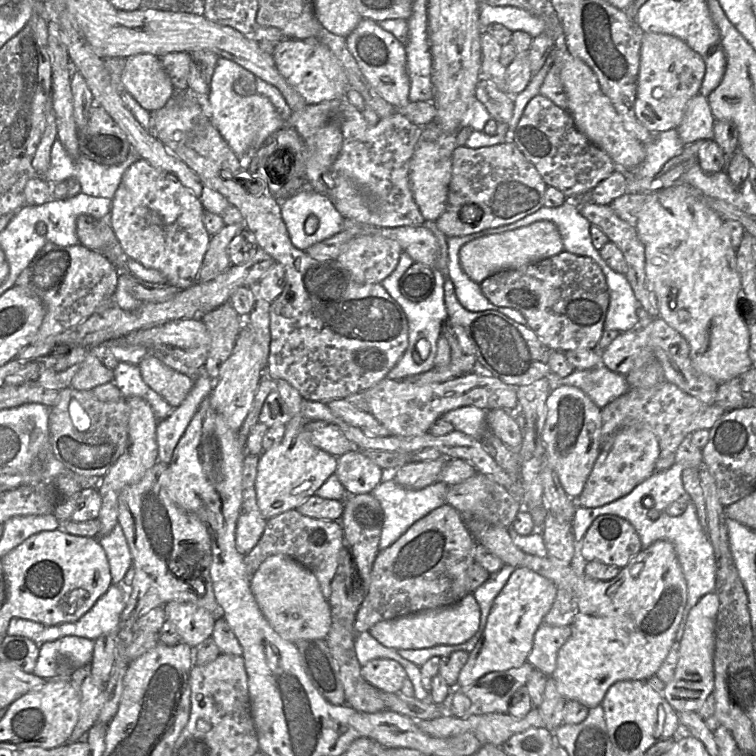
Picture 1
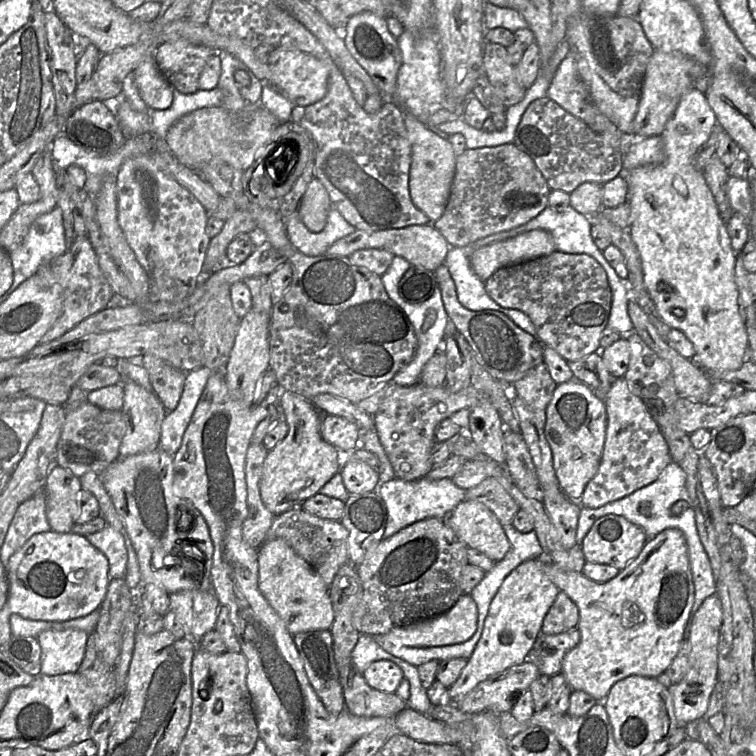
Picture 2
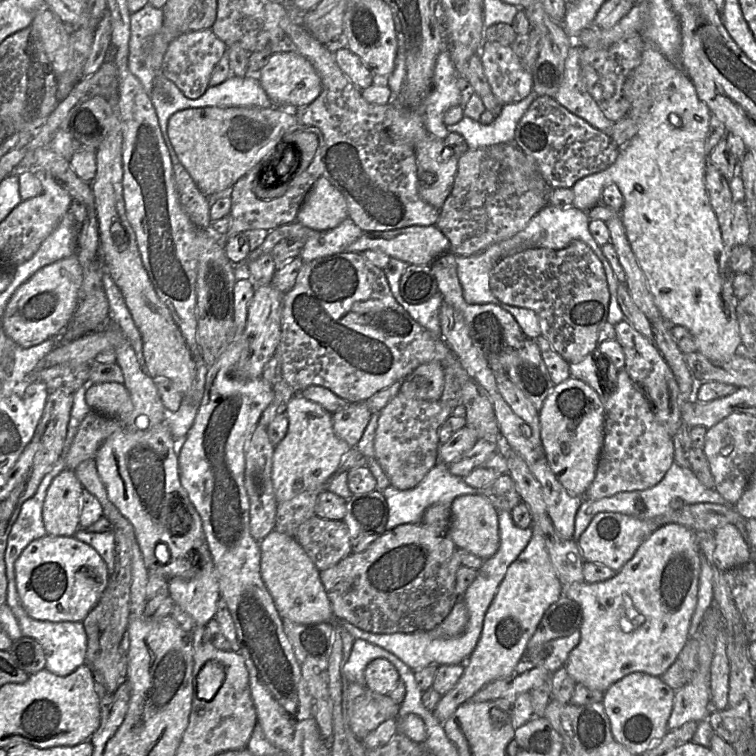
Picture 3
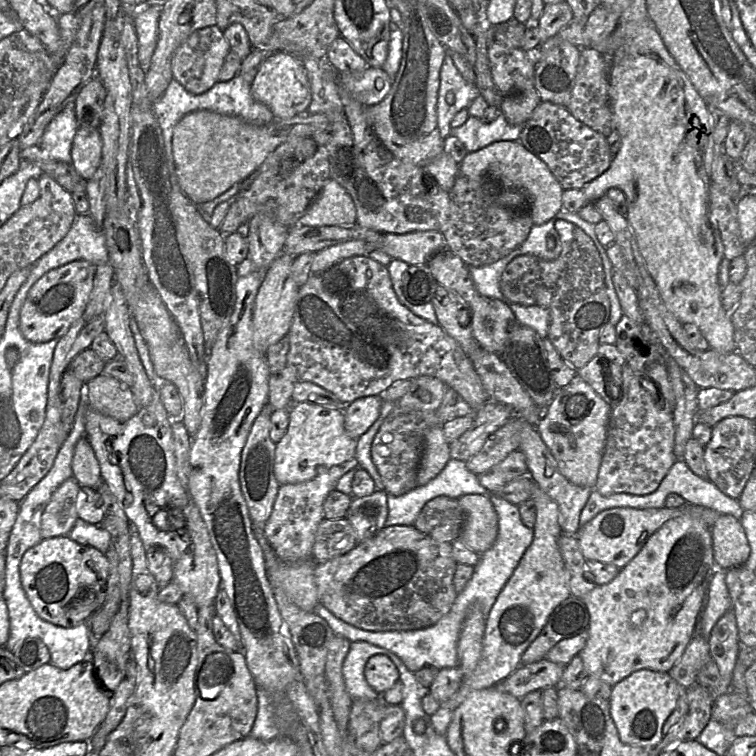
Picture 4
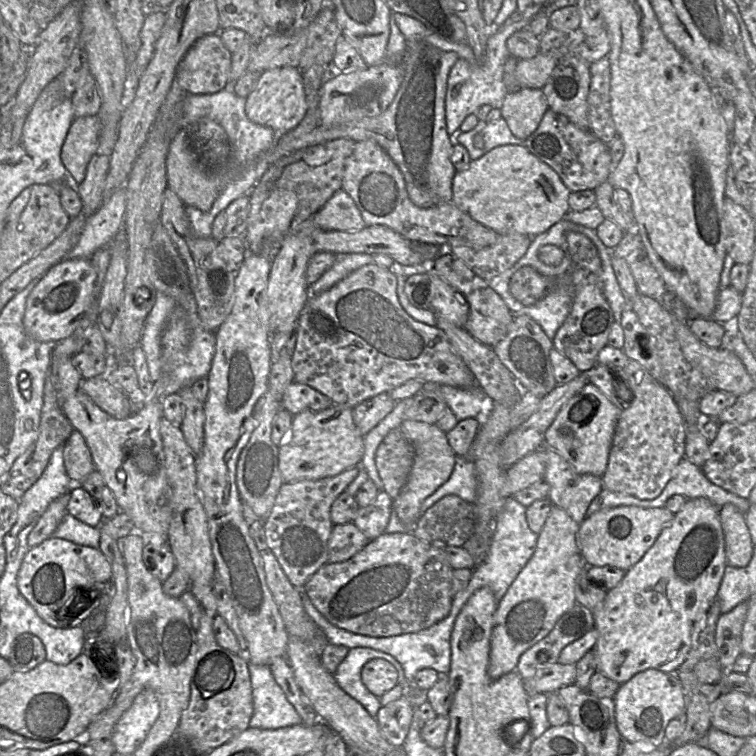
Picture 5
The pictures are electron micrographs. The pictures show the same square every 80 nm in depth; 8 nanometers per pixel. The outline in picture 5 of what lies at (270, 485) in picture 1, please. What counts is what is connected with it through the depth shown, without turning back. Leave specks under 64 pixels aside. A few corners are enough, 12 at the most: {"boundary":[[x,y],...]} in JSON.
{"boundary":[[352,408],[293,416],[279,445],[283,482],[360,465]]}

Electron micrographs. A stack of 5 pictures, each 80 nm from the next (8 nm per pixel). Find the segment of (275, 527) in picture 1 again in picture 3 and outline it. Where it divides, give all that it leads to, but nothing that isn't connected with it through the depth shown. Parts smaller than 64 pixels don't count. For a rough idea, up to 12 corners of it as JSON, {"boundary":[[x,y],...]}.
{"boundary":[[315,515],[294,539],[319,571],[351,554],[343,520]]}

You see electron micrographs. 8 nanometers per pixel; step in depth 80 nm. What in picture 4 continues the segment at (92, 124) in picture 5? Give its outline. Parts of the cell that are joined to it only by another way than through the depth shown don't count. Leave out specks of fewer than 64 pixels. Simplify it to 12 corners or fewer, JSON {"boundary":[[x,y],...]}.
{"boundary":[[98,129],[77,130],[70,165],[88,181],[101,163]]}

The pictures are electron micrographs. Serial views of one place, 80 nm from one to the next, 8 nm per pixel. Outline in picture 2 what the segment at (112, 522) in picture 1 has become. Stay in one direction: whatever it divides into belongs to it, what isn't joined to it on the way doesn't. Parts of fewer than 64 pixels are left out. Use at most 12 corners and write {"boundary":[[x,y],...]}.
{"boundary":[[125,379],[120,458],[159,448],[166,409]]}

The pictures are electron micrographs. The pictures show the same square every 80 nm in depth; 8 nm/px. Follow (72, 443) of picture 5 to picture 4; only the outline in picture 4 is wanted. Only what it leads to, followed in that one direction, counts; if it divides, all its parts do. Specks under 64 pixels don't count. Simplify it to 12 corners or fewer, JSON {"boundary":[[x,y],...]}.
{"boundary":[[84,436],[74,446],[72,477],[96,489],[103,482],[98,461]]}

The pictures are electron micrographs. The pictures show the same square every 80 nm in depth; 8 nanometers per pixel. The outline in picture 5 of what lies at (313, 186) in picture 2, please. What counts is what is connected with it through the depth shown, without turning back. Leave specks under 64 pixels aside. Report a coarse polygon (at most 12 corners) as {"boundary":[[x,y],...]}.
{"boundary":[[339,189],[312,219],[322,230],[366,227],[353,199]]}

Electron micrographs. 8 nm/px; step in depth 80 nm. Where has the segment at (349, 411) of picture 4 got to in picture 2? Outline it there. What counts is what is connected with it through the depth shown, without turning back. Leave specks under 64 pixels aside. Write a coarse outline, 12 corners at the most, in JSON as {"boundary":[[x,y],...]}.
{"boundary":[[322,414],[320,433],[342,454],[359,445],[360,429],[340,416]]}

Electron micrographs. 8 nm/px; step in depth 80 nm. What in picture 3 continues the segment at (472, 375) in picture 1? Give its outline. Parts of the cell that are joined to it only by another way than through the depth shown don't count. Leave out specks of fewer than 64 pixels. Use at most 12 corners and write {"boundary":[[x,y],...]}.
{"boundary":[[399,393],[374,452],[390,485],[412,489],[438,463],[452,410]]}

